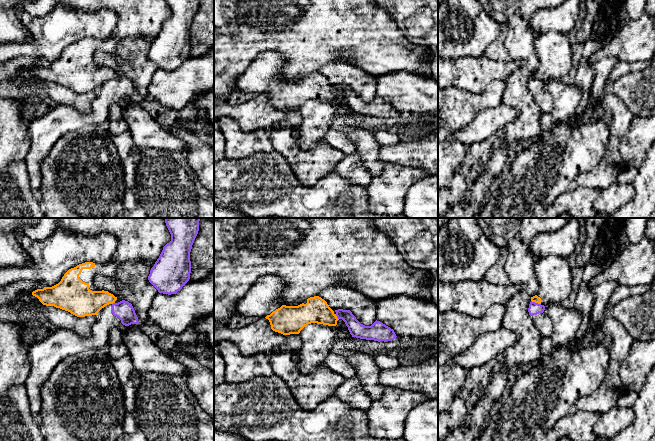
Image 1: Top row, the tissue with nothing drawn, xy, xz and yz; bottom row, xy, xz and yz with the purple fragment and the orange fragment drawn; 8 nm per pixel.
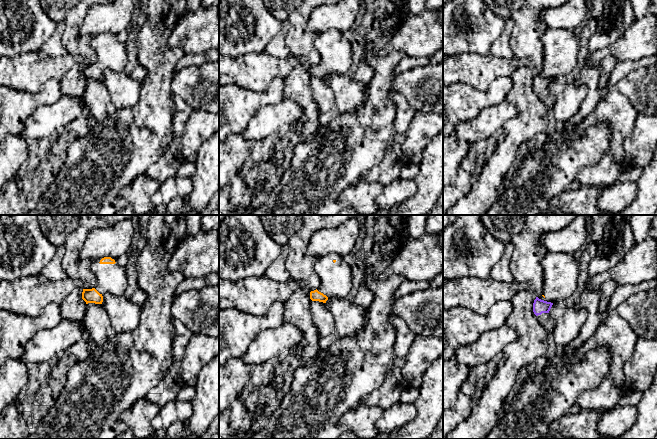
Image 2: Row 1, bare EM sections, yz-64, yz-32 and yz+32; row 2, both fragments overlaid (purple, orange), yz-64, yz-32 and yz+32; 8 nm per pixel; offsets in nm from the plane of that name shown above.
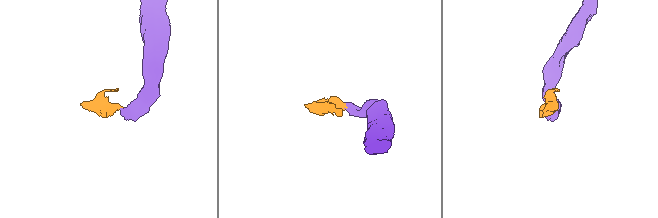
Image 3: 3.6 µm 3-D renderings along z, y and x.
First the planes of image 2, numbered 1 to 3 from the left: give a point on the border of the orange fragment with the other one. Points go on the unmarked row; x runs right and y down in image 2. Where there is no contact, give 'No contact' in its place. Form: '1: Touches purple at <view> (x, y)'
1: No contact
2: No contact
3: No contact

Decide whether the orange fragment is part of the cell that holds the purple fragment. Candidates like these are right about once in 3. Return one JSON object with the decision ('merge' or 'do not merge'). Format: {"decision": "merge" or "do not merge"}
{"decision": "do not merge"}

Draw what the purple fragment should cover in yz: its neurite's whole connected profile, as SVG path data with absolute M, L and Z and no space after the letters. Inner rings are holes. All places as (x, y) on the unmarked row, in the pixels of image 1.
M530 78L528 88L534 102L539 107L542 114L550 113L553 107L553 100L551 95L544 89L545 82Z

